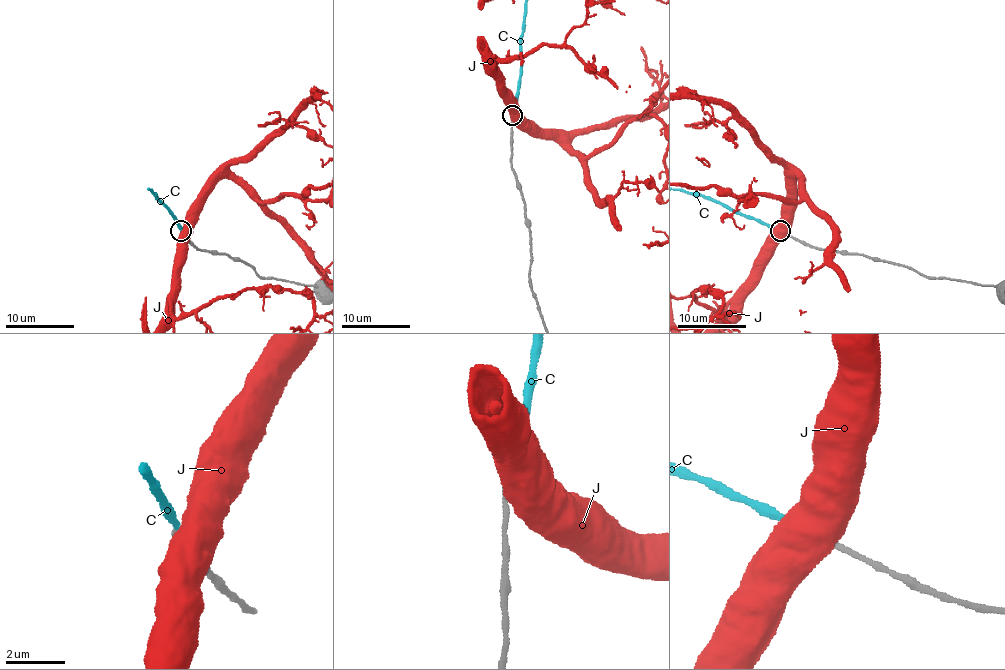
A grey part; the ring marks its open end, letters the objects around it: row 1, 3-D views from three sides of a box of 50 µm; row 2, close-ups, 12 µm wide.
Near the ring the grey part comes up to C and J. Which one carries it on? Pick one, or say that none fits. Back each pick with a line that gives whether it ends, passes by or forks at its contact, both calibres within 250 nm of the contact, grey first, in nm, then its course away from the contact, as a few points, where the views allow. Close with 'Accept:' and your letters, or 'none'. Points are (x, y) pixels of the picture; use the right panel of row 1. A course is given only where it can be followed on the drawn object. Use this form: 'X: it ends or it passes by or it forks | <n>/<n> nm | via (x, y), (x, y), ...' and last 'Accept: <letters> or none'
Accept: none

